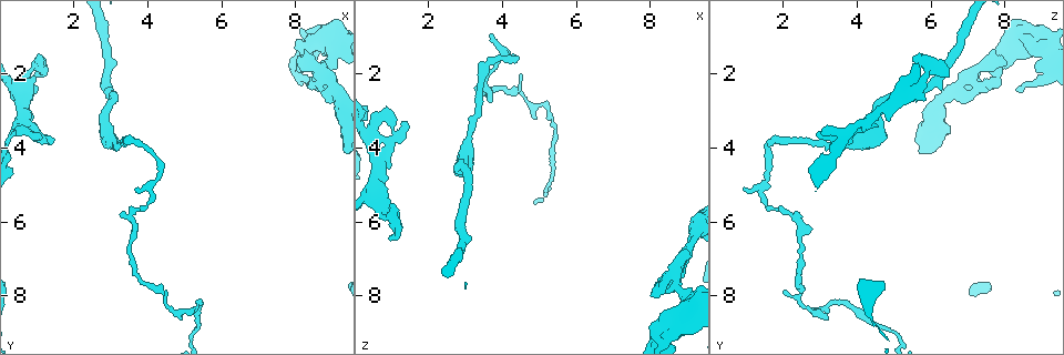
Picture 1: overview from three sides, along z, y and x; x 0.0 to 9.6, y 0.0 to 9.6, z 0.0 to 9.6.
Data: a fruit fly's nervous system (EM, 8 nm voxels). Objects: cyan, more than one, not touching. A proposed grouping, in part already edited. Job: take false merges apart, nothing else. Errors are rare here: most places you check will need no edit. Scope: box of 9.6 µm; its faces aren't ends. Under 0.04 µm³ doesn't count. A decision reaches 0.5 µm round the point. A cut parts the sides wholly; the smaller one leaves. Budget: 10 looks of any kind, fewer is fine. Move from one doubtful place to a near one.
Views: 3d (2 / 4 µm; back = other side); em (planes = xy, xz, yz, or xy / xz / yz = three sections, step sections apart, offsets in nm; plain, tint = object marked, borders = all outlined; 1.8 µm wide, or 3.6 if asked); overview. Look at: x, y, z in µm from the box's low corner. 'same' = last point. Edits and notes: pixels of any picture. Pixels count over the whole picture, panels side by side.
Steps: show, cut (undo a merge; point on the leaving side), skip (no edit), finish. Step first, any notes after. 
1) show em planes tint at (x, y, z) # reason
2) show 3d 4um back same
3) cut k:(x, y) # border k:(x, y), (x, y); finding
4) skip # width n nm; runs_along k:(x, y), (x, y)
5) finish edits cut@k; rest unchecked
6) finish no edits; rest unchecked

show 3d 2um at (1.05, 3.75, 3.30) # touches itself

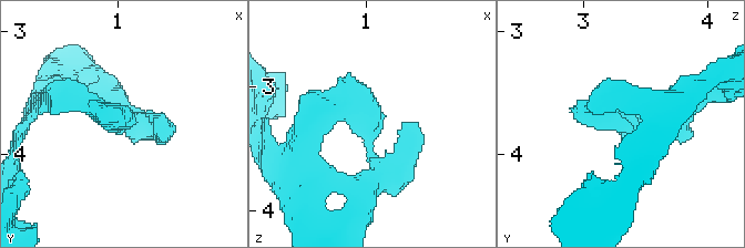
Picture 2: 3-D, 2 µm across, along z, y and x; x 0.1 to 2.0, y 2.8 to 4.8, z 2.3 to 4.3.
show em xy step 4 tint at (1.02, 3.66, 3.32)

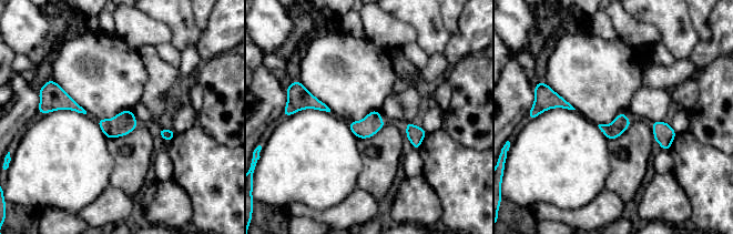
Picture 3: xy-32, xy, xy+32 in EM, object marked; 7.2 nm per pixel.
show em planes tint same

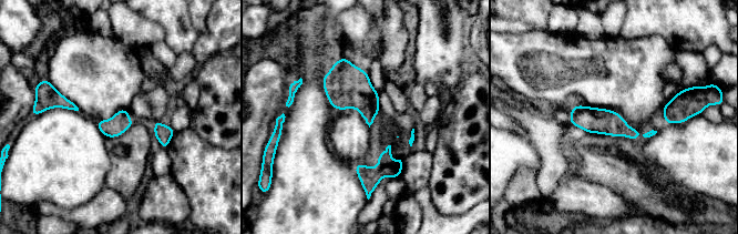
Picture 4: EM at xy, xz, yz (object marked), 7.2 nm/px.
skip # all the same neuron

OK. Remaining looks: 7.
show em xy step 8 tint at (0.95, 1.85, 5.85) # abrupt turn

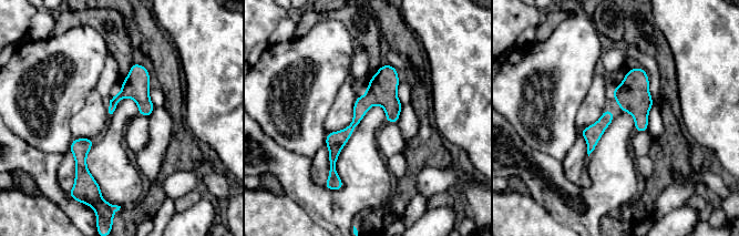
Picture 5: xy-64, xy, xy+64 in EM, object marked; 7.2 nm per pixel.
show em planes tint same # cut it another way

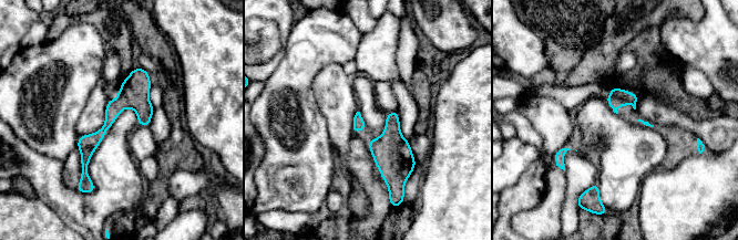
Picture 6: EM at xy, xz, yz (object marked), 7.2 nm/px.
skip # all the same neuron

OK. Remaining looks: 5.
show em planes plain at (3.65, 3.85, 1.70) # abrupt turn

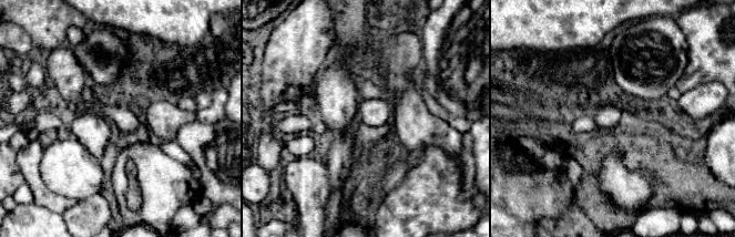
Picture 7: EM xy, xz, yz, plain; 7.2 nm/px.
show em planes tint same # with the object marked

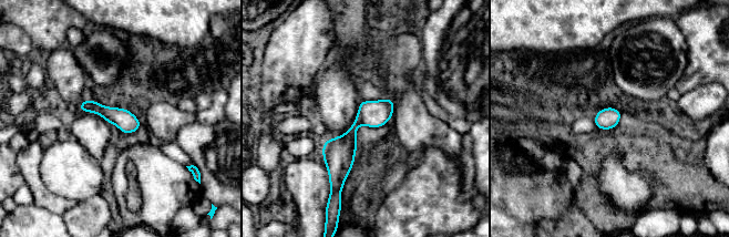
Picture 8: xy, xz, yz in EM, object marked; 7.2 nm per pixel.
skip # continuous, no second neuron

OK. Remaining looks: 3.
show em 3.6um planes tint at (5.20, 8.40, 2.90) # abrupt turn

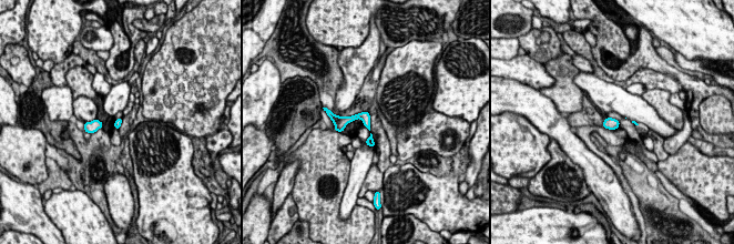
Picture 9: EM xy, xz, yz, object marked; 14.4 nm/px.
skip # runs_along 9:(335, 118), (360, 117), (367, 124); one neuron here

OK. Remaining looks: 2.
finish no edits; rest unchecked

